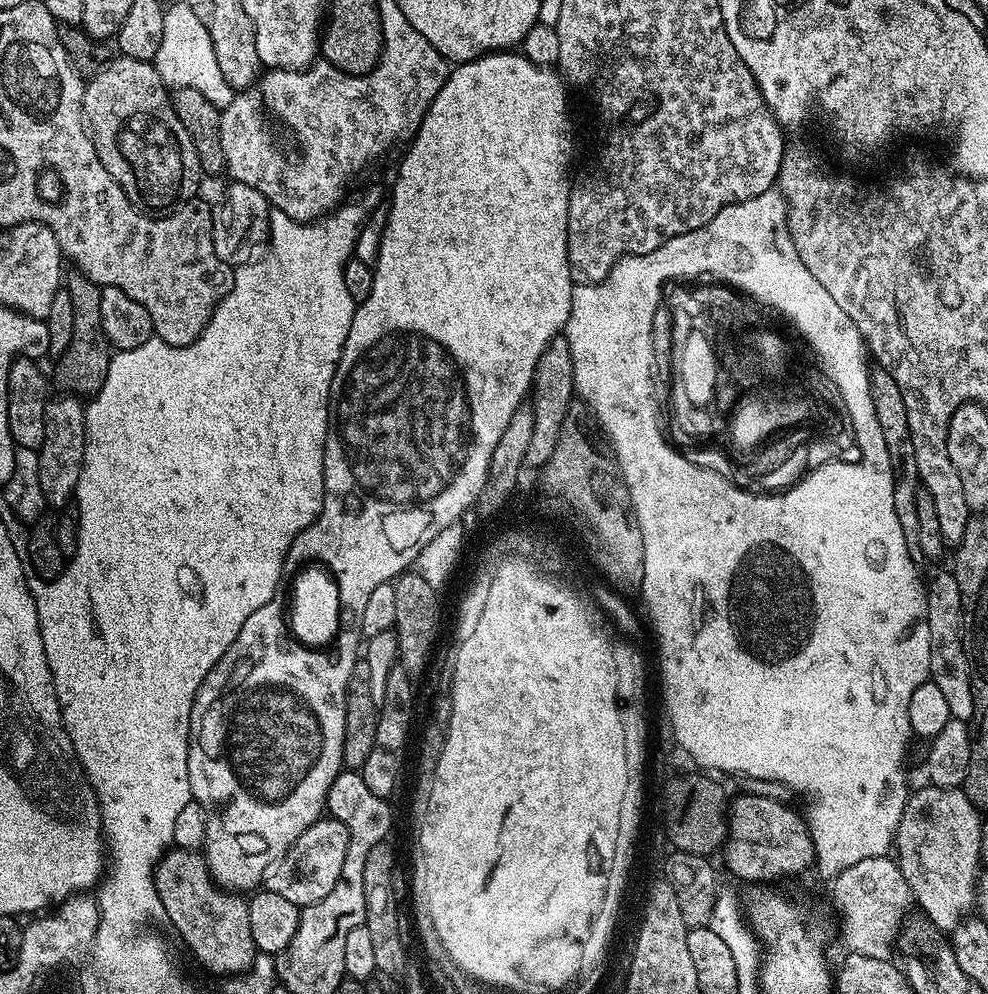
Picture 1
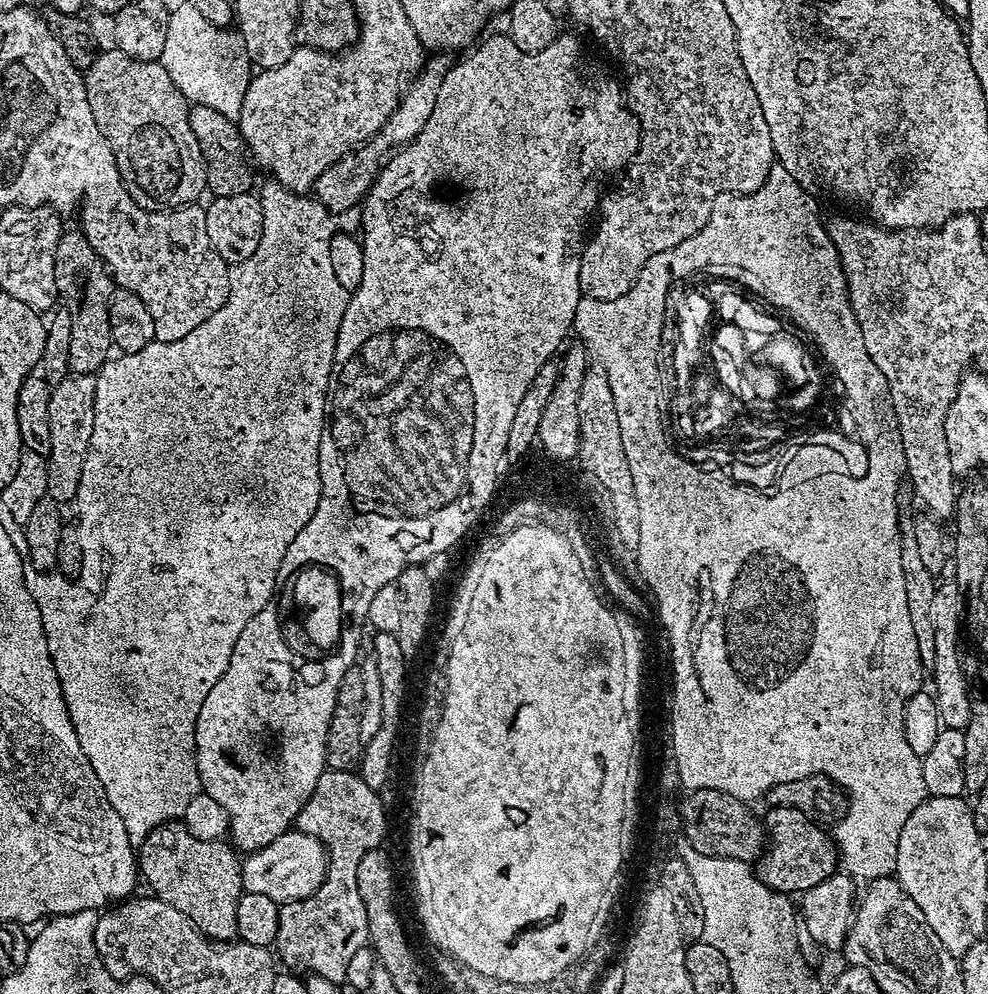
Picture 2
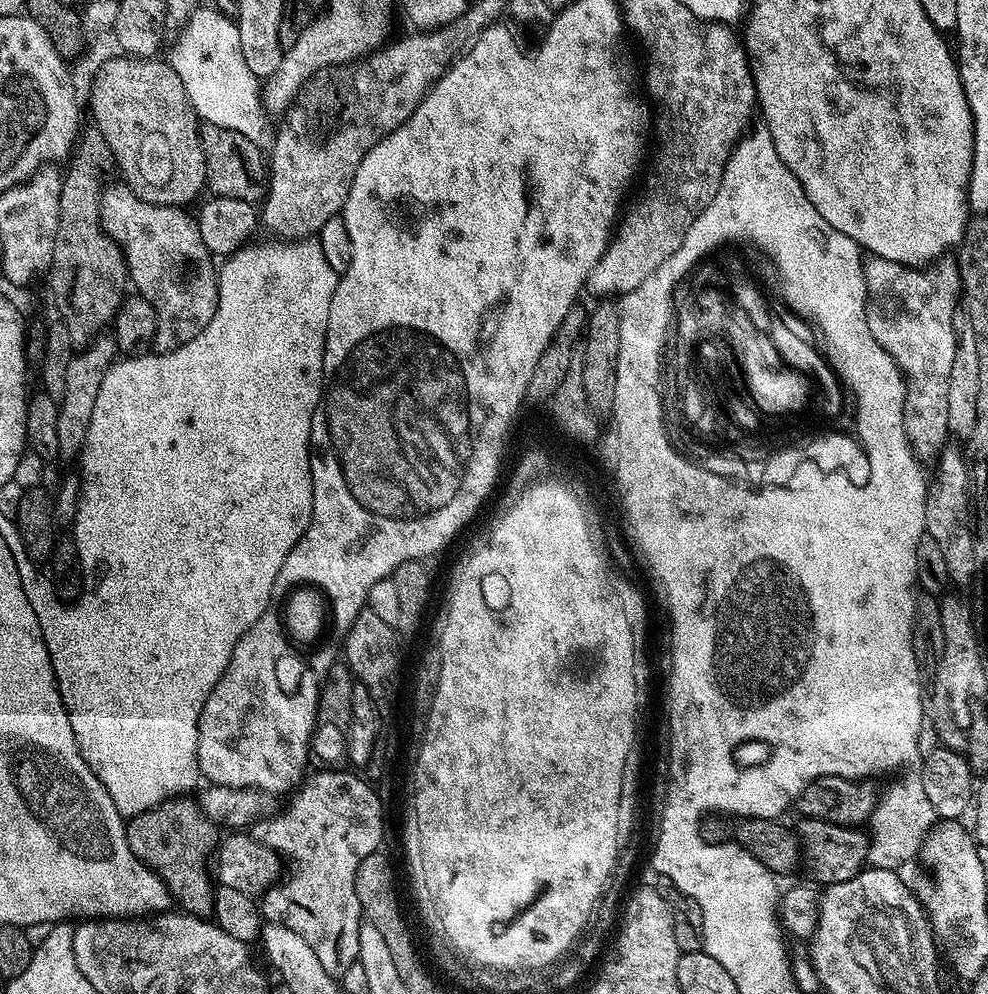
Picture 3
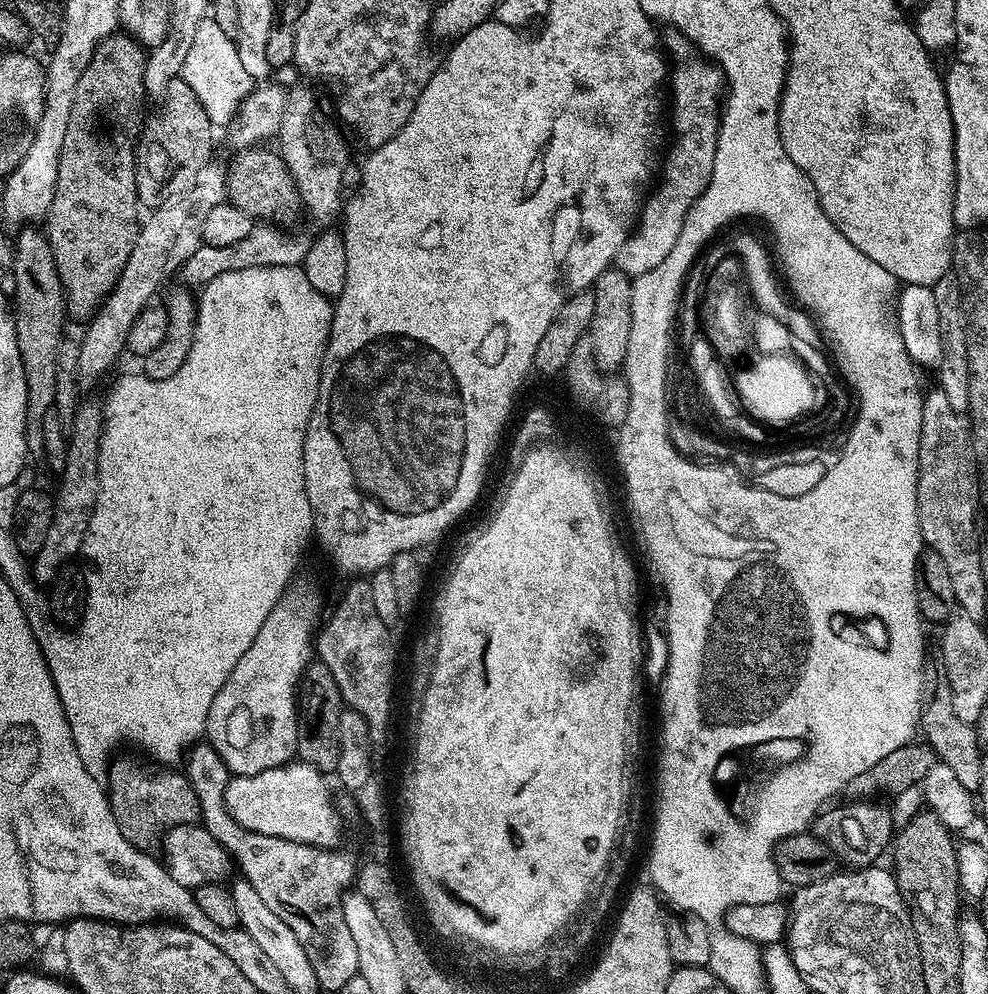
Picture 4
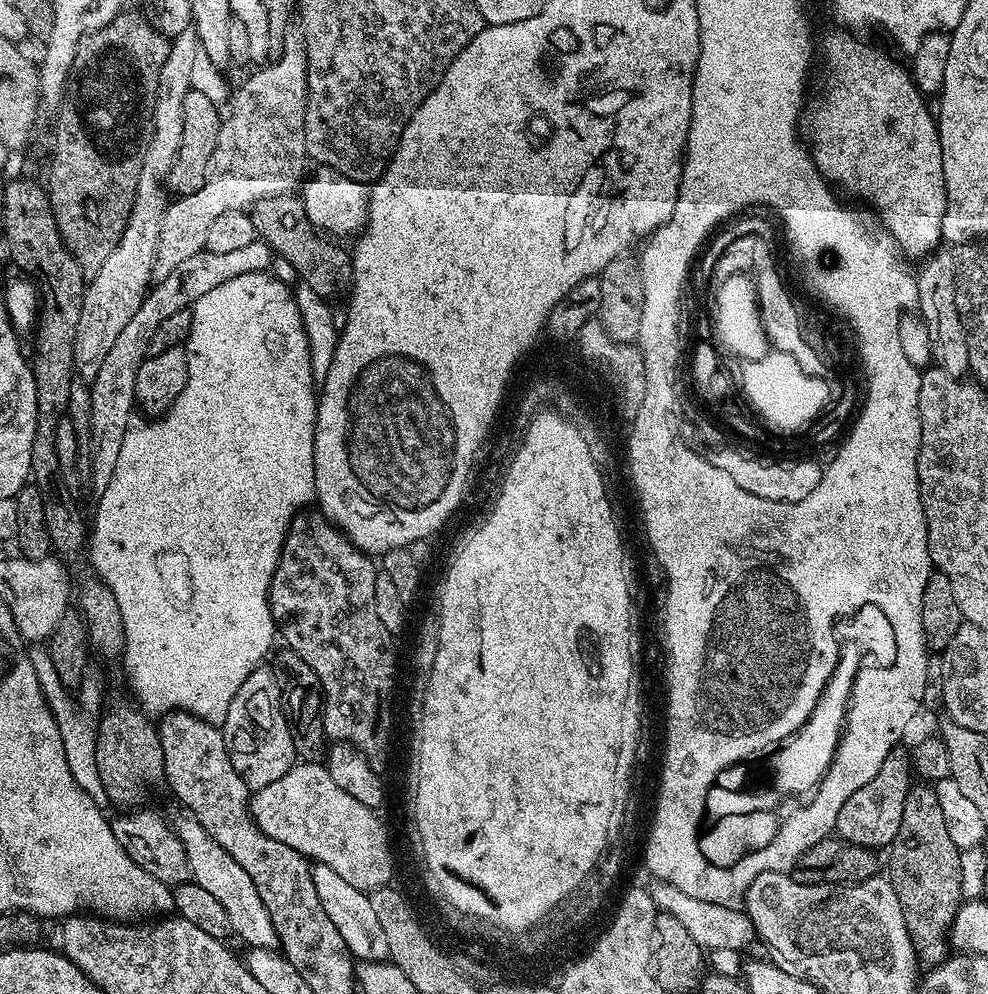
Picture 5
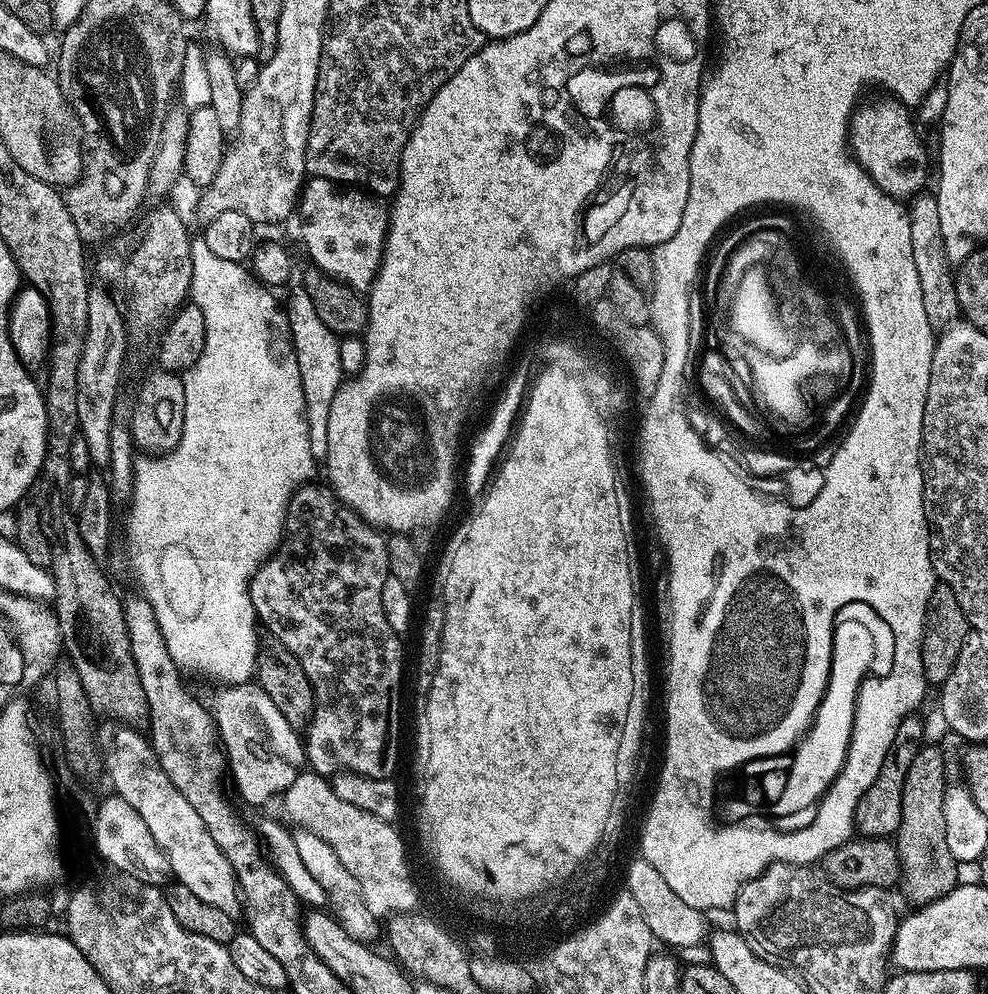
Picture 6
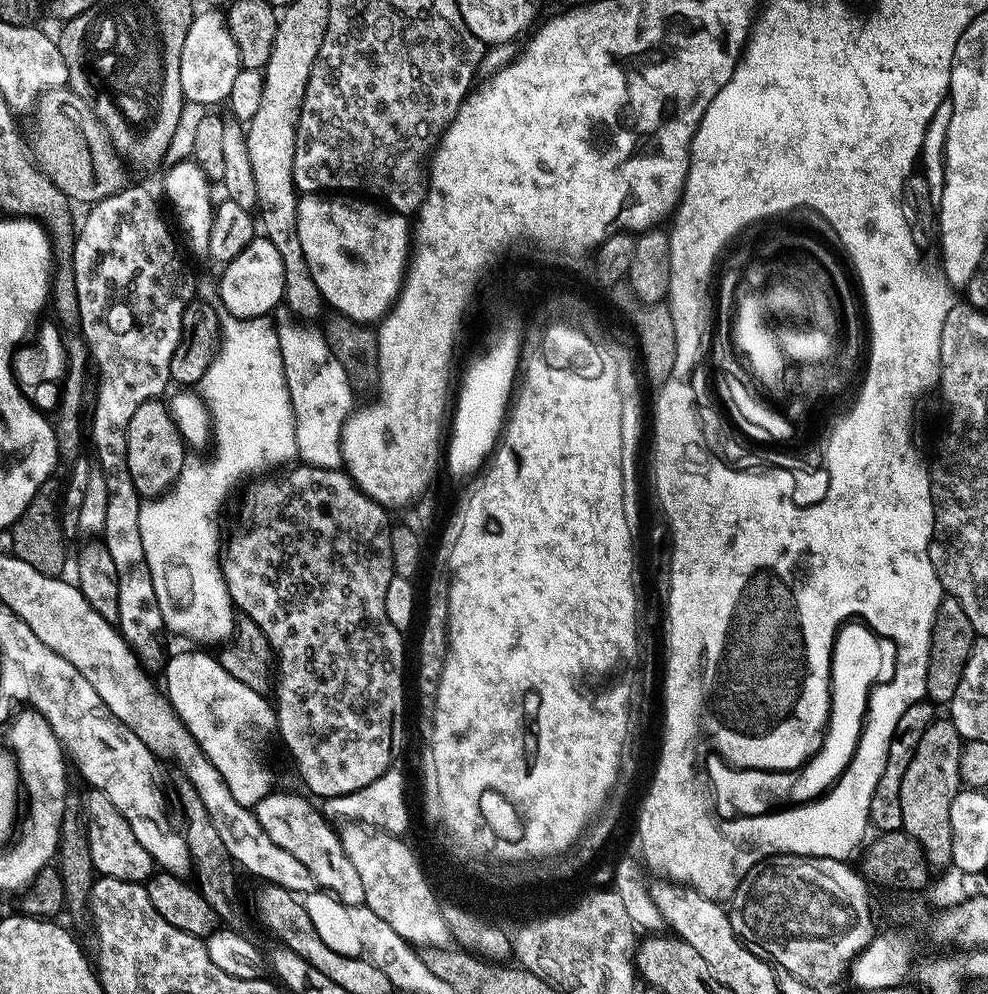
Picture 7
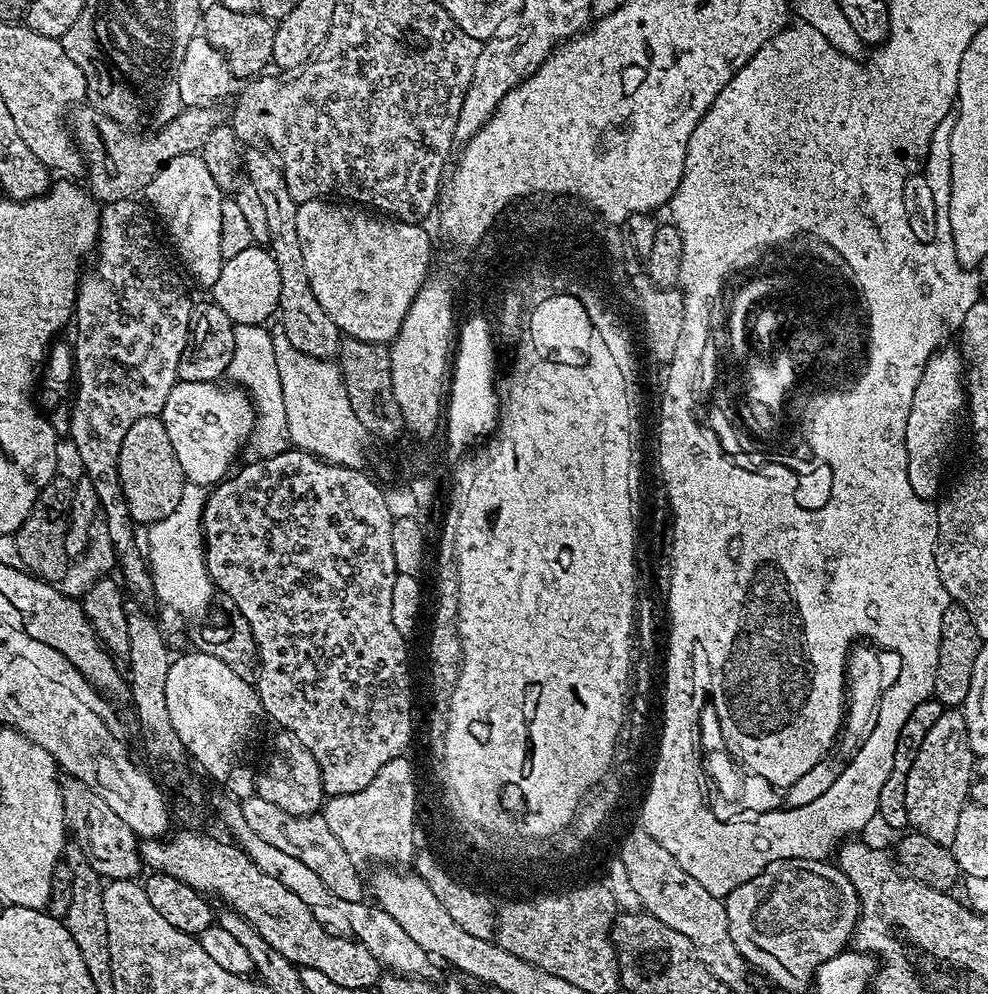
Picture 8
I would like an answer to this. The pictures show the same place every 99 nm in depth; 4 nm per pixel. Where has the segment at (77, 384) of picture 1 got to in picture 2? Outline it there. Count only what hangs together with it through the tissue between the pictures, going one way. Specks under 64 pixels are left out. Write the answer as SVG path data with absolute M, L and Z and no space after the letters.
M64 230L60 233L58 246L54 250L54 286L59 303L70 312L69 369L73 373L95 374L110 359L114 348L108 309L114 281L94 246L90 246L90 242L79 230Z

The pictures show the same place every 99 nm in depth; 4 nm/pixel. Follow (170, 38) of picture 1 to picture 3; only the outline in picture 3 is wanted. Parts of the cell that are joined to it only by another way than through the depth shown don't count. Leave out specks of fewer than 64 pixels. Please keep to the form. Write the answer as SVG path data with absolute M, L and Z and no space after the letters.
M200 6L176 37L170 63L186 89L186 98L197 117L204 124L238 130L238 134L246 134L246 138L262 150L267 149L270 144L269 117L262 101L262 80L246 66L239 23L233 17L224 16L216 7Z

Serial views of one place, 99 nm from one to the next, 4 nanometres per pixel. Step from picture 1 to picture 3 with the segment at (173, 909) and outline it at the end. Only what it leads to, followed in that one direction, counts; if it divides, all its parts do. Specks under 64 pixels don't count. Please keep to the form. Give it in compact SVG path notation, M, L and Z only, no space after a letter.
M188 794L176 796L131 817L126 827L130 850L134 850L136 857L164 880L183 911L201 918L211 917L216 907L216 888L210 875L210 857L218 844L218 828L206 818L199 803Z

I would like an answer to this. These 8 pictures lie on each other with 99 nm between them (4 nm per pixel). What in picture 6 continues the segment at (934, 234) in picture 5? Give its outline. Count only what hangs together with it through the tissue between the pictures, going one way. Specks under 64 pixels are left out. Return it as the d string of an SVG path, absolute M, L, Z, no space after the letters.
M883 98L873 108L857 107L848 126L848 147L852 159L857 160L862 170L882 189L887 196L911 198L925 191L928 180L928 156L920 141L909 109L895 98Z

